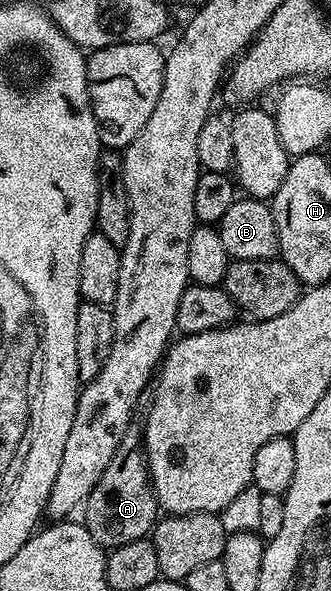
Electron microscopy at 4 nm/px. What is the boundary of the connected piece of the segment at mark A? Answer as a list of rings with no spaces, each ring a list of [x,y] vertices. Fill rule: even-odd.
[[[133,421],[129,429],[125,429],[125,437],[121,437],[117,453],[113,453],[109,465],[105,465],[101,481],[97,481],[93,493],[89,493],[81,511],[81,519],[93,541],[97,541],[104,549],[110,549],[129,545],[129,541],[148,538],[160,515],[159,499],[147,468],[147,453],[143,450],[143,429],[138,422]]]

